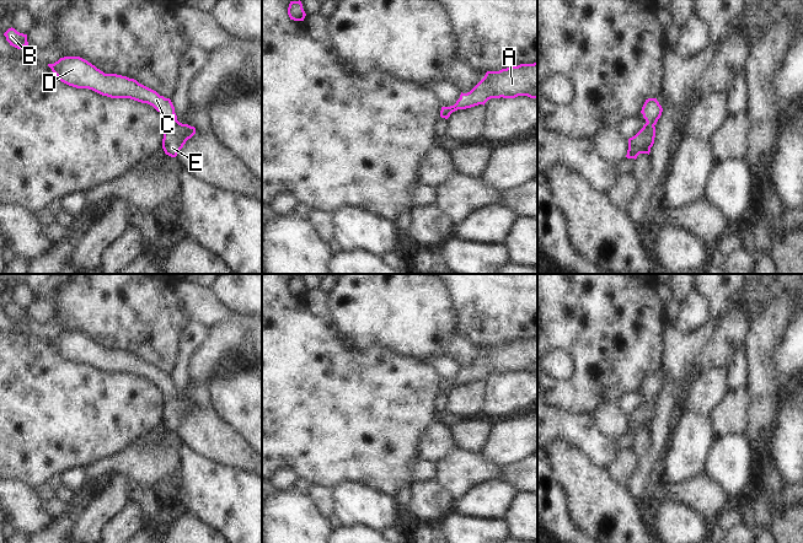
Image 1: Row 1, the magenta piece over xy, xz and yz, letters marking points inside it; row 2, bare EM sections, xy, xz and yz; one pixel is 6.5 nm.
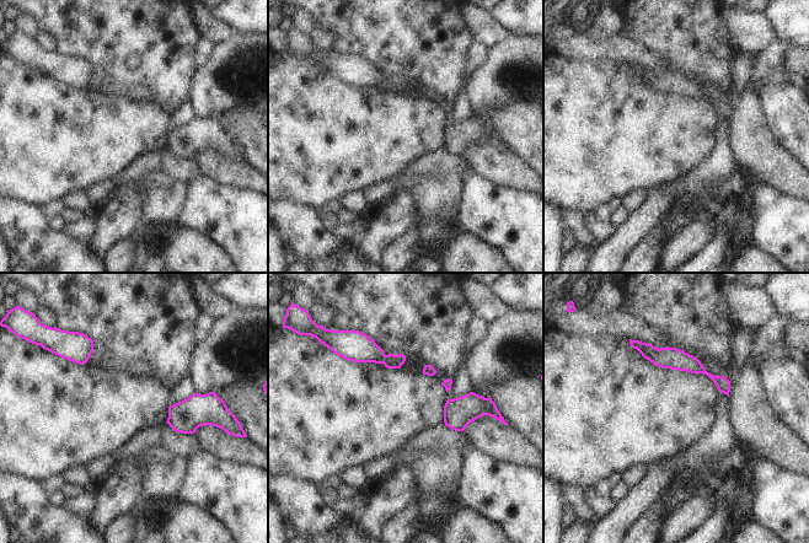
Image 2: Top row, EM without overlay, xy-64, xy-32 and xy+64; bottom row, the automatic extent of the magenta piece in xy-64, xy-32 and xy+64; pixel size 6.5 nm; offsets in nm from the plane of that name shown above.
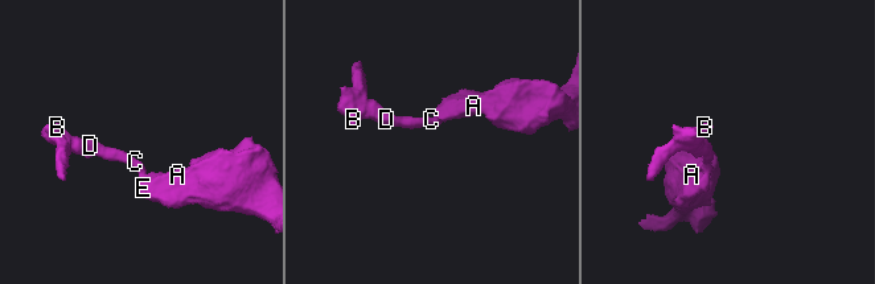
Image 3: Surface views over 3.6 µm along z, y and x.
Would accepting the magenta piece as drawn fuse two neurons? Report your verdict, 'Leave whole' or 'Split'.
Leave whole.

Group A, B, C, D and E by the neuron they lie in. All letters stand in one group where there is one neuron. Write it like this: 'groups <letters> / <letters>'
groups A B C D E

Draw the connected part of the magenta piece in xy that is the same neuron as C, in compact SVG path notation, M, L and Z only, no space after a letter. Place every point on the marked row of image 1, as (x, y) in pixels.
M64 57L48 66L61 82L69 86L89 88L111 98L130 98L152 106L165 119L162 149L171 157L176 157L186 141L196 134L194 127L177 120L170 98L160 96L134 79L105 74L80 57Z

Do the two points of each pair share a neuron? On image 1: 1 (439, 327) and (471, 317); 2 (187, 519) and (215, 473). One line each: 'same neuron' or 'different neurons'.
1: different neurons
2: different neurons

